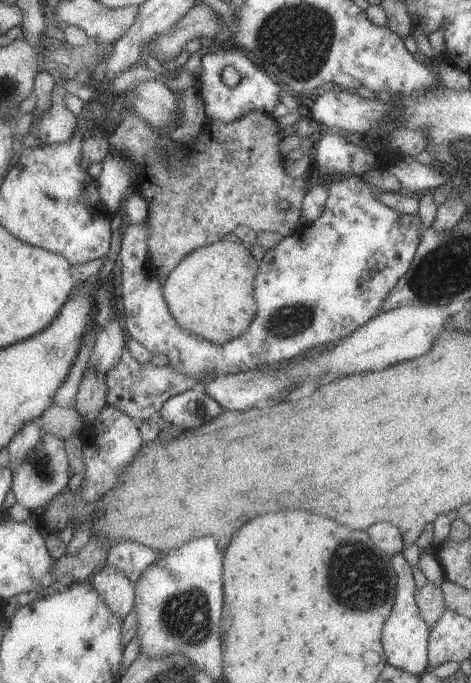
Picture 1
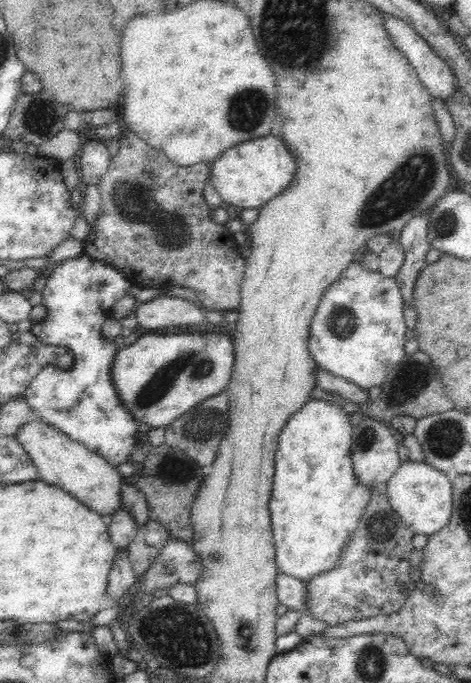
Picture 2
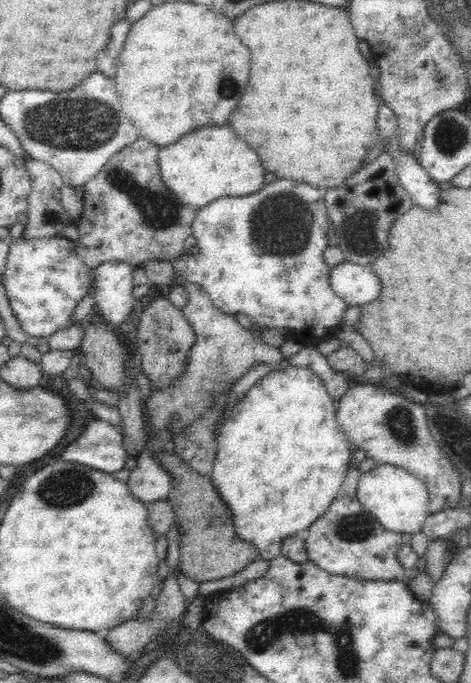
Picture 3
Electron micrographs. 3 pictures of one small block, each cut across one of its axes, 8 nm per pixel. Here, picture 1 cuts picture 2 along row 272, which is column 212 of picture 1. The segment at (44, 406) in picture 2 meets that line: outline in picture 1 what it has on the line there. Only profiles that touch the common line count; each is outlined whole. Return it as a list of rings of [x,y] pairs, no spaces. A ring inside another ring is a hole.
[[[228,44],[207,52],[200,59],[200,72],[196,79],[196,87],[204,104],[204,115],[209,121],[230,123],[248,112],[257,111],[271,115],[271,111],[279,103],[279,92],[284,89],[273,76],[268,75],[259,65],[256,65],[243,49]],[[226,66],[233,66],[241,80],[237,86],[229,88],[223,84],[220,74]]]

